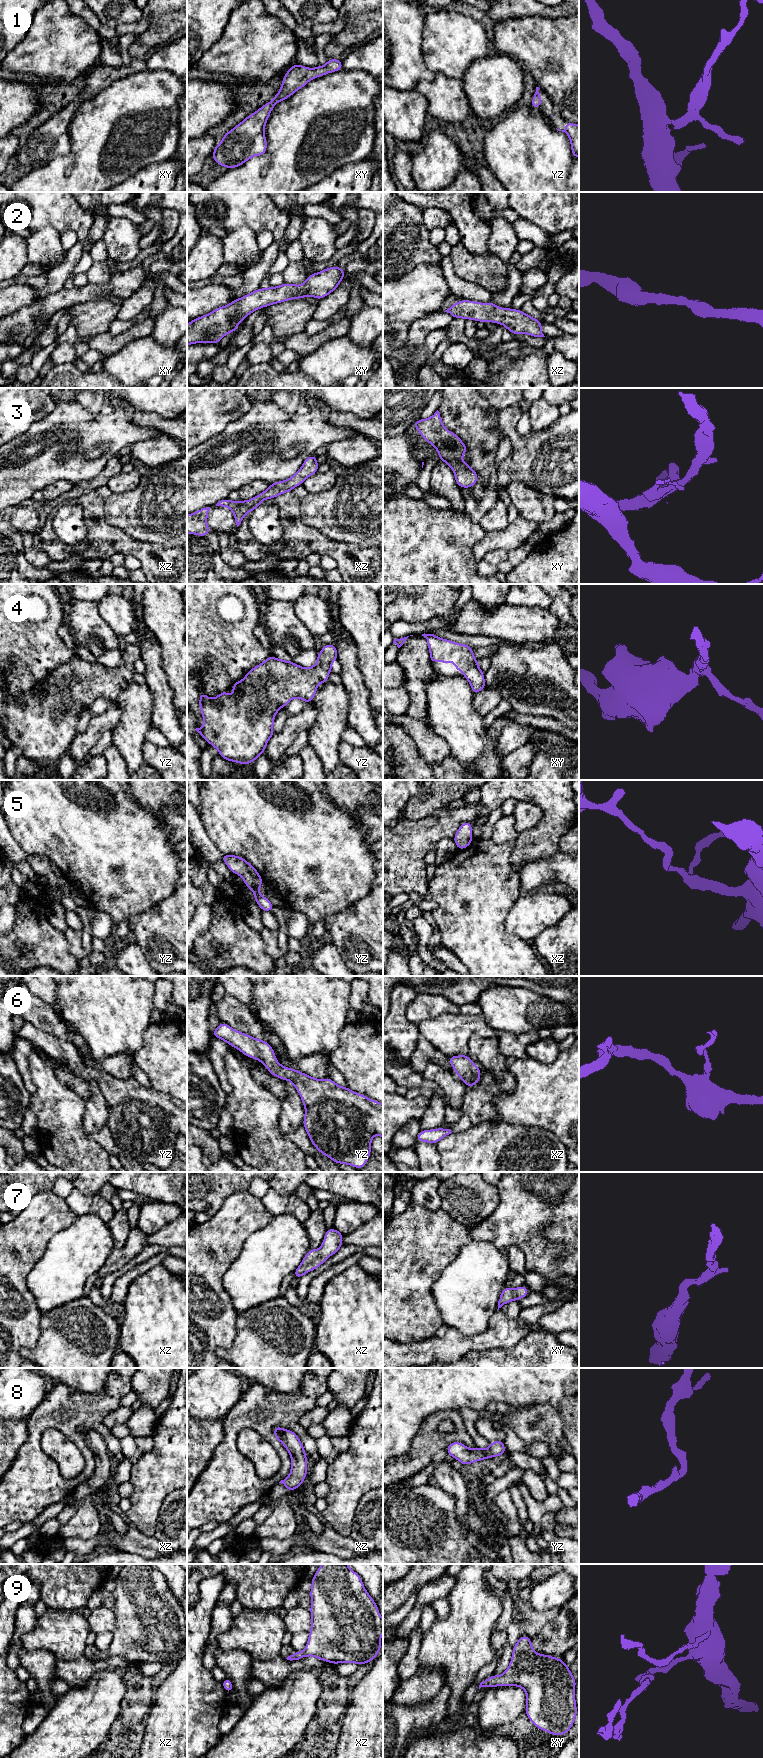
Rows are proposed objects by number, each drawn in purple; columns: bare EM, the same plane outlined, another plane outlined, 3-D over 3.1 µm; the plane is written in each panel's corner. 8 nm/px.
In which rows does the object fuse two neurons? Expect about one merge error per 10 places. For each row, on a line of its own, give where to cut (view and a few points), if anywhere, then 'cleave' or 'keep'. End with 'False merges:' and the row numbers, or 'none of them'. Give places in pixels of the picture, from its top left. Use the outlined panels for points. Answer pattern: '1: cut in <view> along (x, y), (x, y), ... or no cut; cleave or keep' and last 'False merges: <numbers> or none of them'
1: no cut; keep
2: no cut; keep
3: no cut; keep
4: no cut; keep
5: no cut; keep
6: no cut; keep
7: no cut; keep
8: no cut; keep
9: no cut; keep
False merges: none of them

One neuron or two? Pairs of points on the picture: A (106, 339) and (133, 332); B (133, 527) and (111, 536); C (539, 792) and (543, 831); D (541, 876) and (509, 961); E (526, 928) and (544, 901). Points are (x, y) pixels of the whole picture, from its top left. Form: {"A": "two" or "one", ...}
{"A": "one", "B": "two", "C": "one", "D": "two", "E": "one"}

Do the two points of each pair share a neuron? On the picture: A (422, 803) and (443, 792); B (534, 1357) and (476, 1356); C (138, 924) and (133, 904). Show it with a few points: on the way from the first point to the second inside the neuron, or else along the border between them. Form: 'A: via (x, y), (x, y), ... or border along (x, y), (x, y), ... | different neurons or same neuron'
A: via (427, 802), (438, 792) | same neuron
B: via (520, 1357), (490, 1357) | same neuron
C: border along (157, 904), (134, 913), (127, 922) | different neurons

